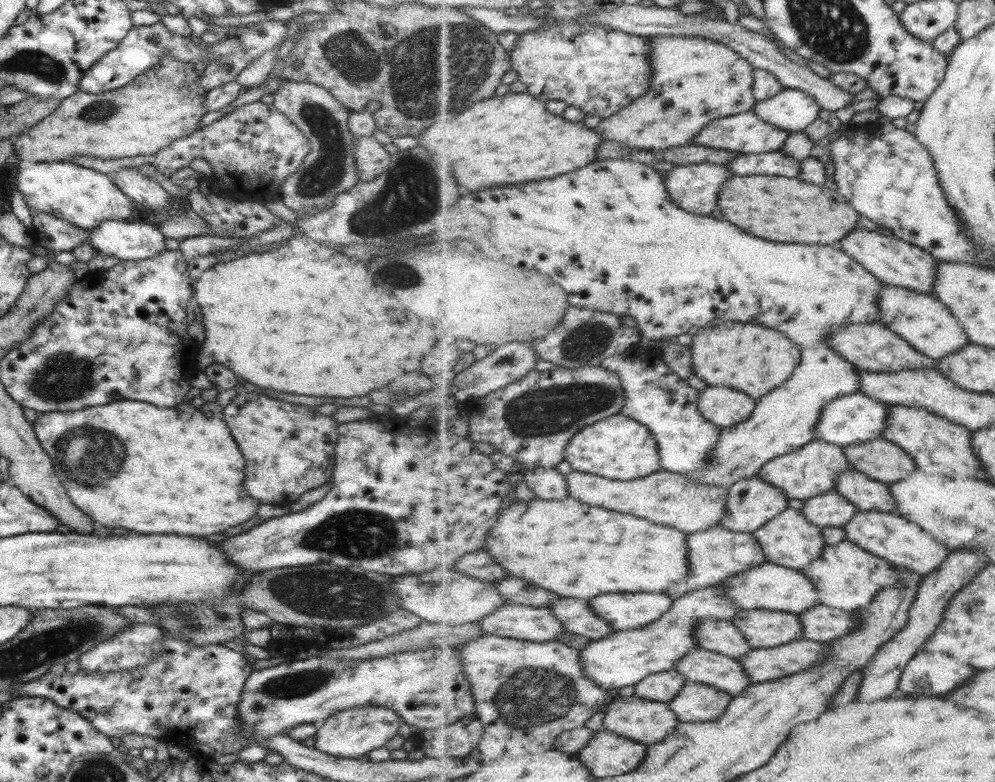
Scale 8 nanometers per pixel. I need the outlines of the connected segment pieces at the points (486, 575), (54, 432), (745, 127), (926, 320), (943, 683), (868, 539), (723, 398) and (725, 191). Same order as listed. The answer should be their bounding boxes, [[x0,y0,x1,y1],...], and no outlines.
[[453,550,509,582],[31,400,259,536],[692,109,791,155],[880,285,970,359],[900,651,979,694],[844,511,950,578],[701,386,757,427],[718,175,859,244]]

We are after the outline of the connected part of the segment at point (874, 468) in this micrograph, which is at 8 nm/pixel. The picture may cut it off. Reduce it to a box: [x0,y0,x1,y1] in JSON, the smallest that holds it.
[844,437,919,484]

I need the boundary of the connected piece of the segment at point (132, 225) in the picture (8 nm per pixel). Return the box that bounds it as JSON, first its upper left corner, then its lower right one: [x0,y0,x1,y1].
[87,220,165,261]

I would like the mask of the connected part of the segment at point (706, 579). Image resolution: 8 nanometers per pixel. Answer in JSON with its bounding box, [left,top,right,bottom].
[665,526,769,601]

